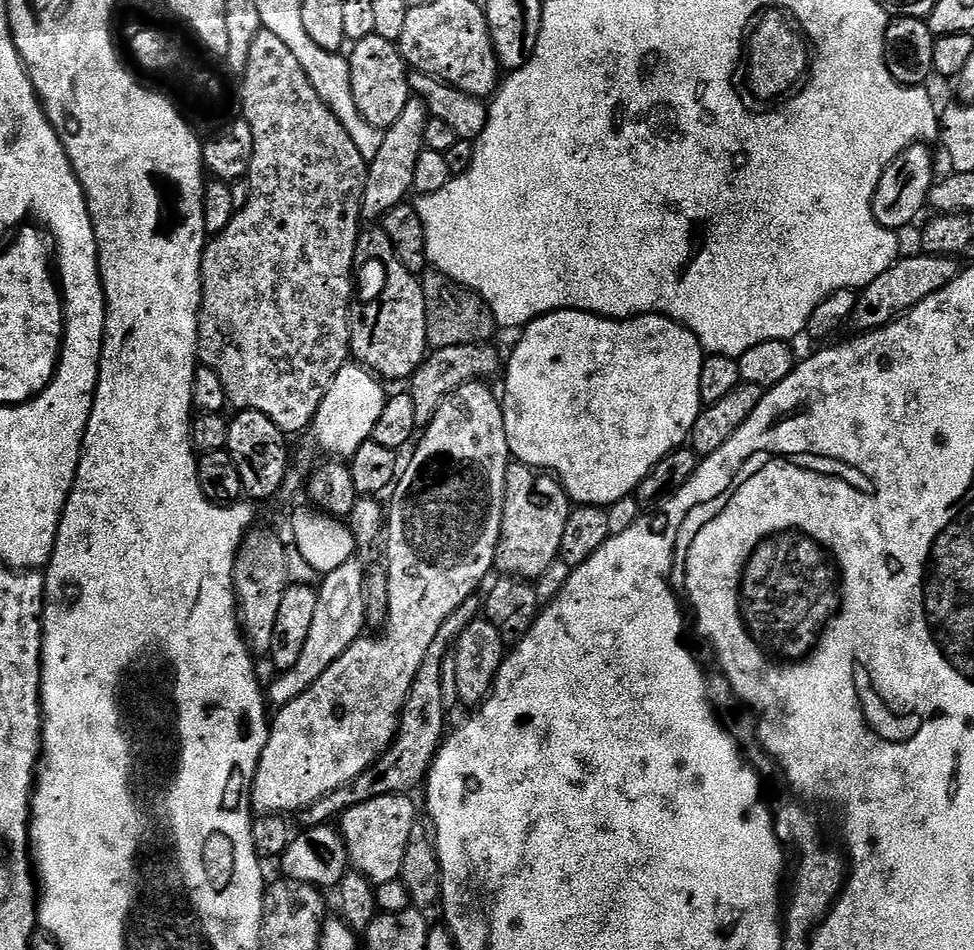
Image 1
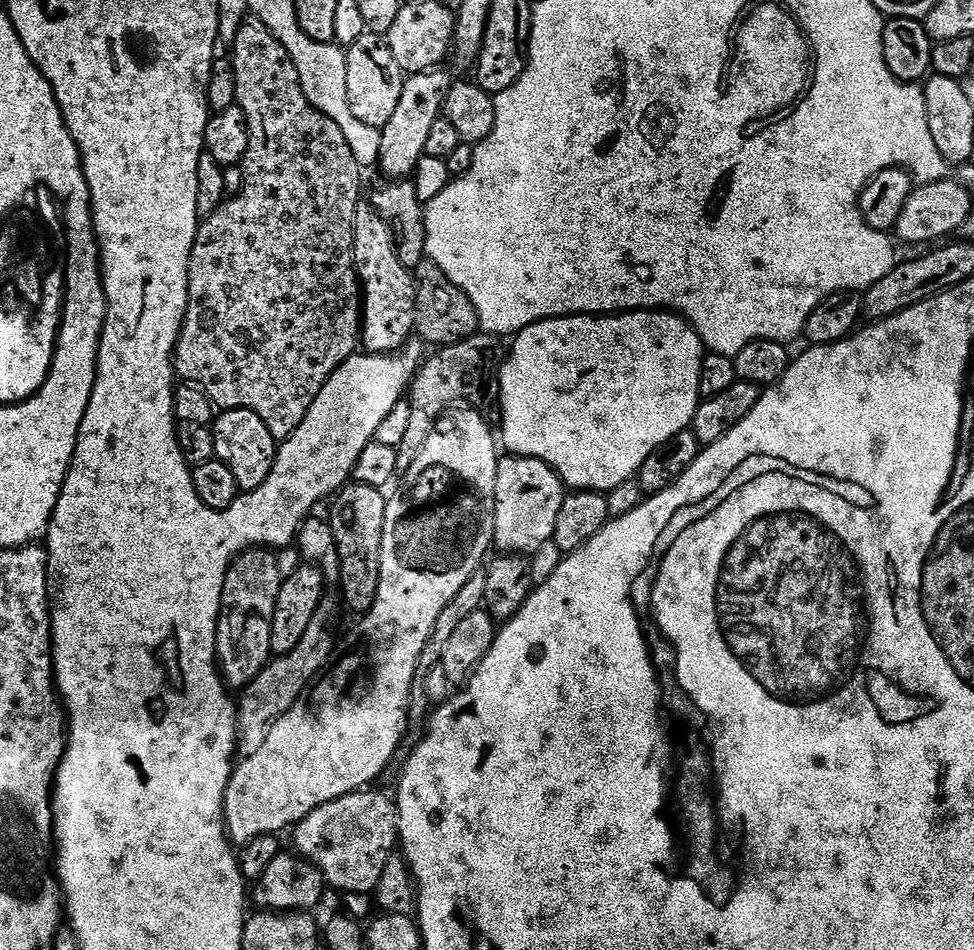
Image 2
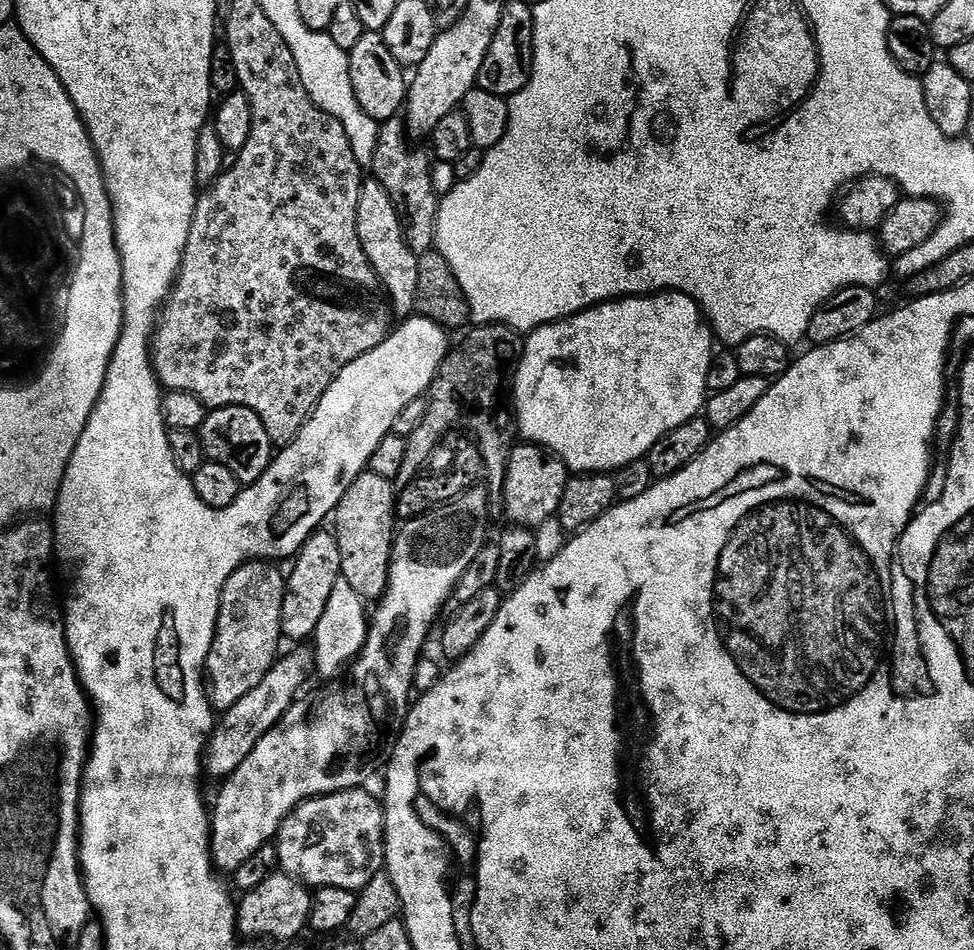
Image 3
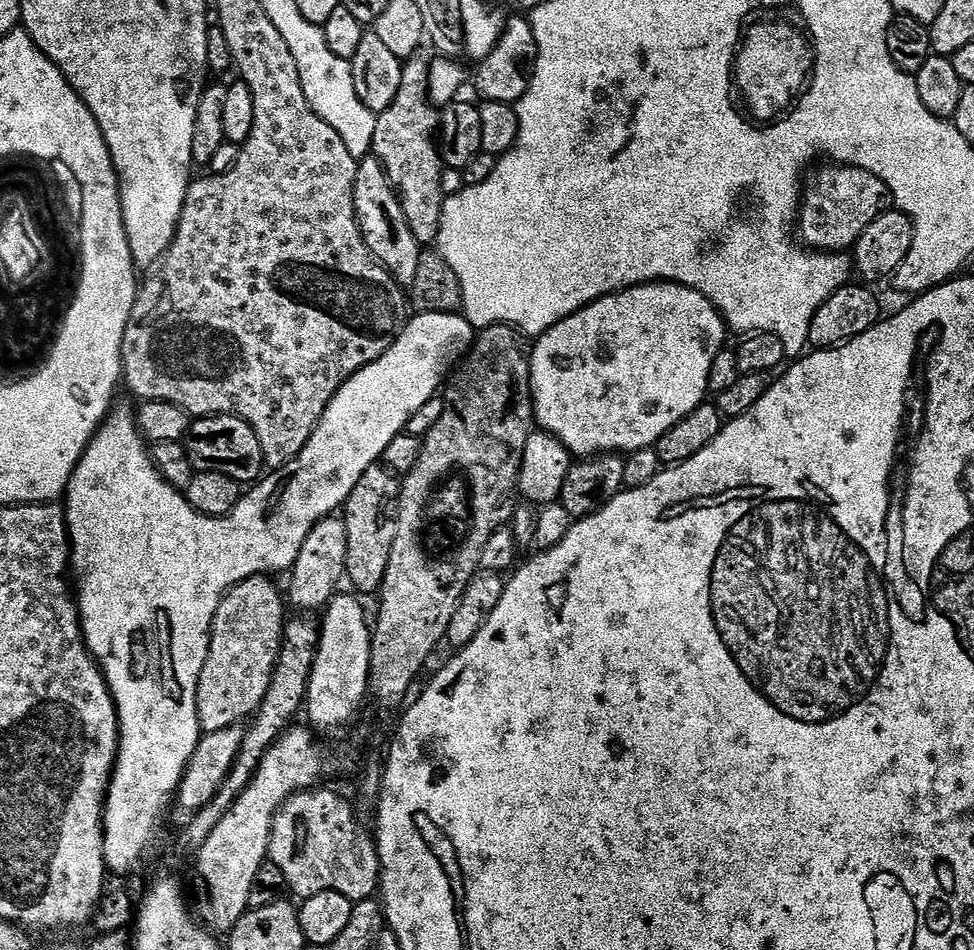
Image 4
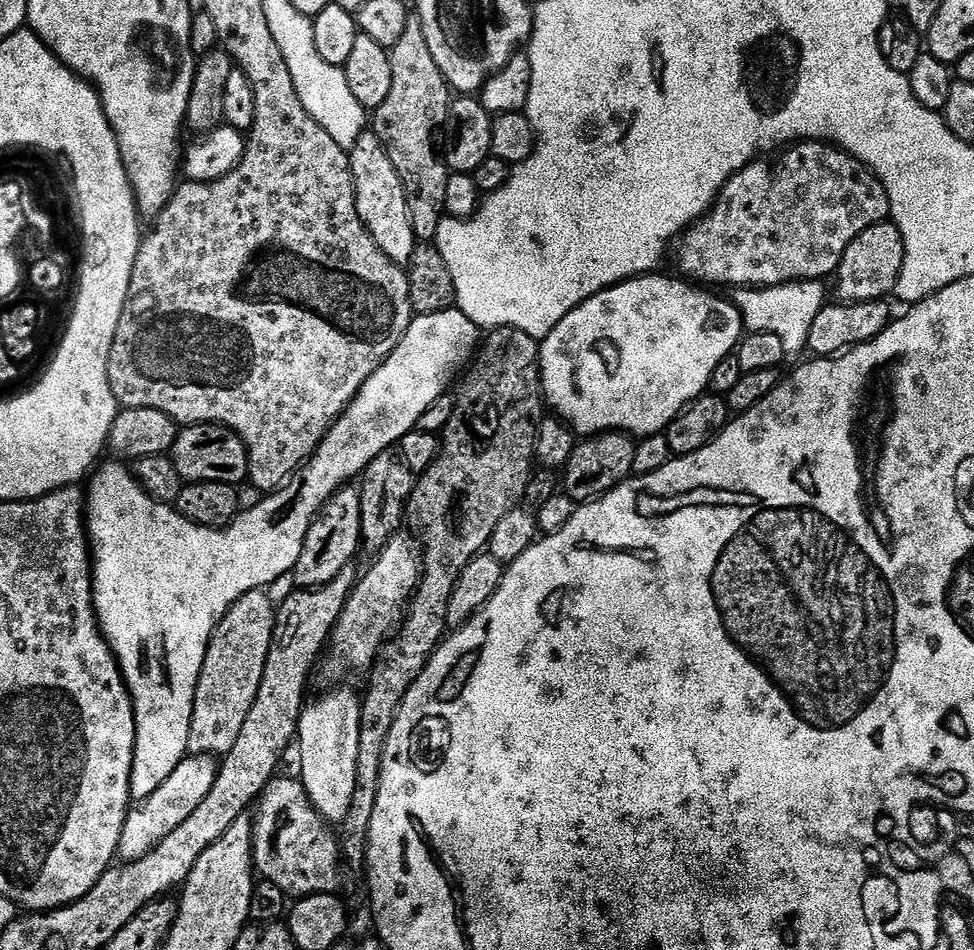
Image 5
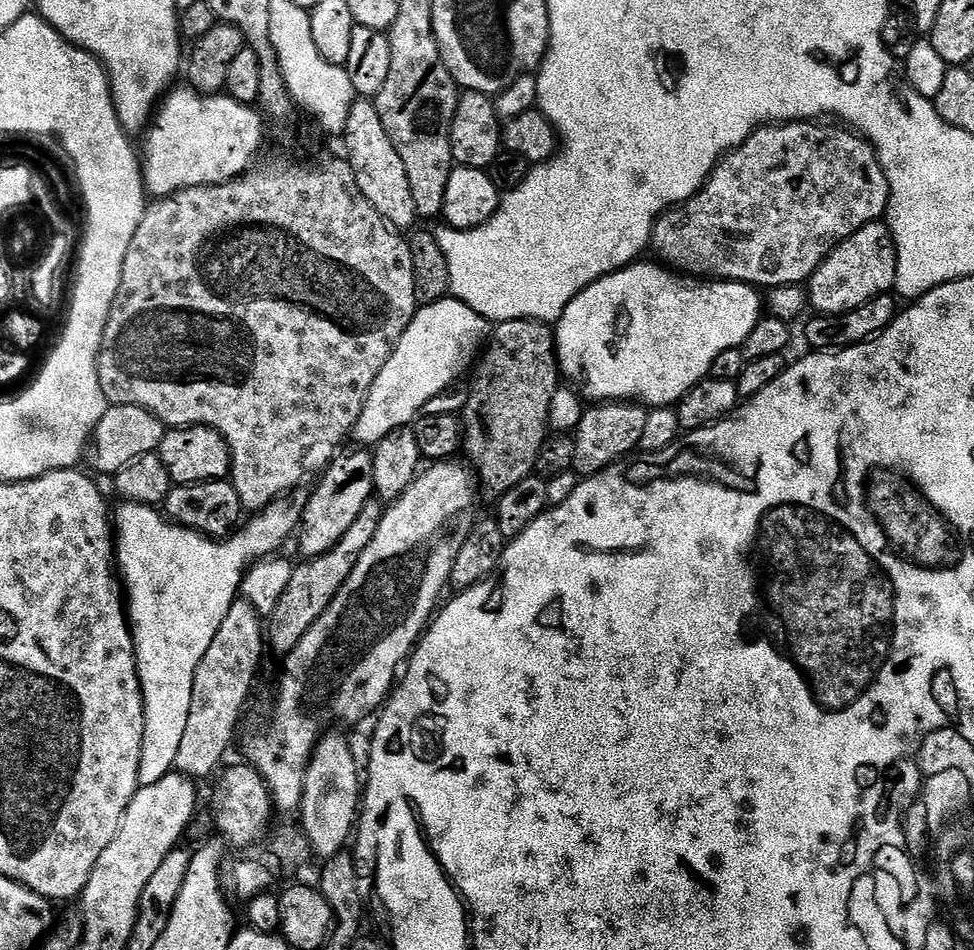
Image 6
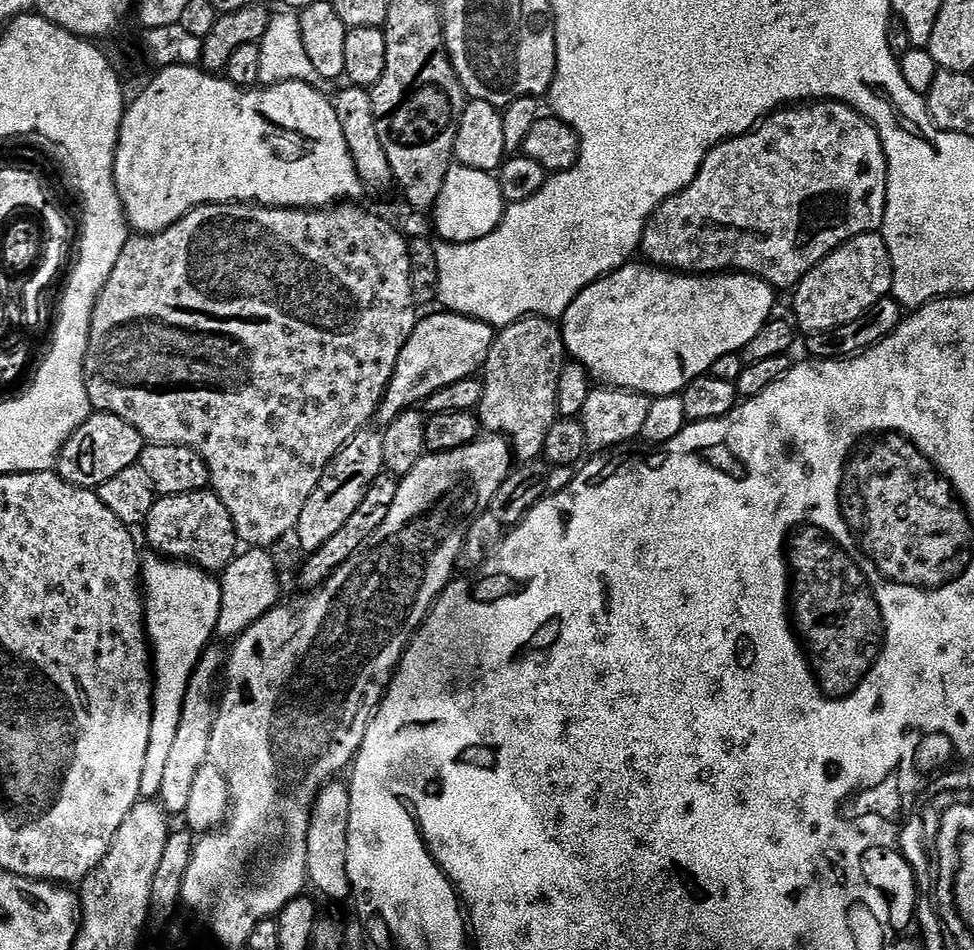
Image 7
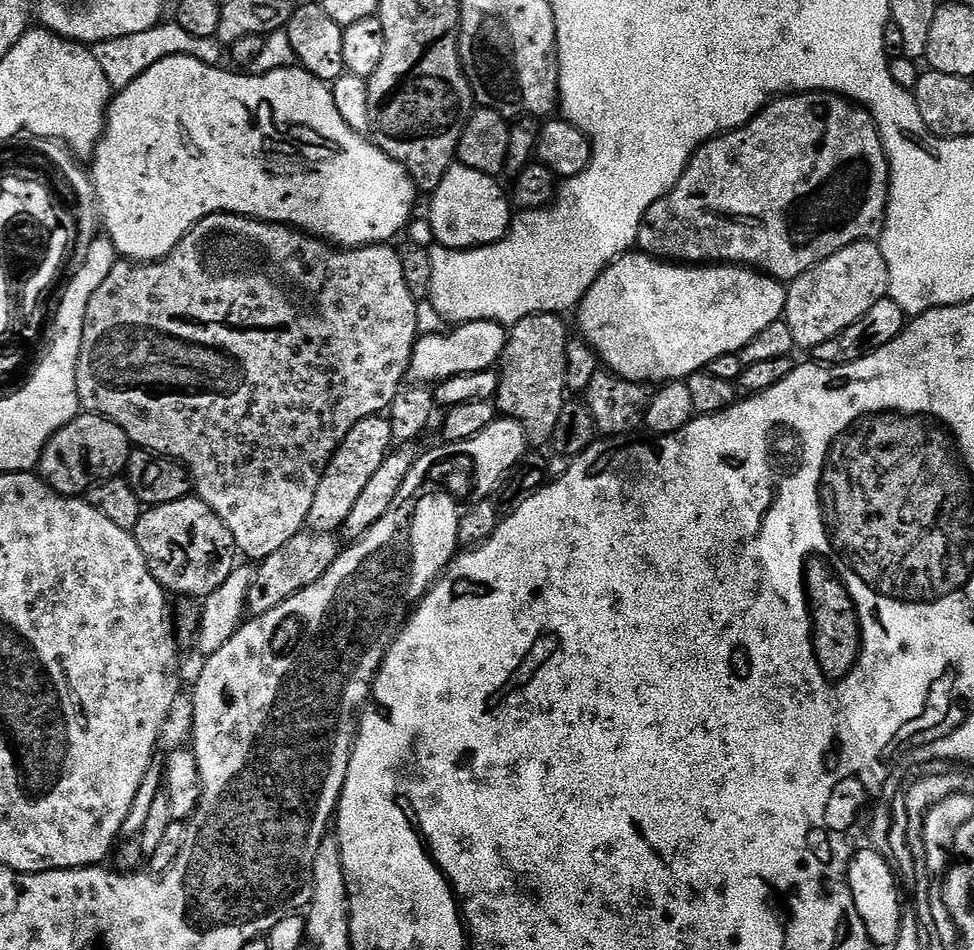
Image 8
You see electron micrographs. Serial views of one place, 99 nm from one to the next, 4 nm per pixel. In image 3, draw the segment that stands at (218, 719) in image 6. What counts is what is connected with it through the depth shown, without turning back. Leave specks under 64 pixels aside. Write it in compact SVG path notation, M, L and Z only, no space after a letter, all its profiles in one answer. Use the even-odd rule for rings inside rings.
M250 560L238 570L234 570L234 574L230 574L230 578L220 595L220 609L216 619L216 637L212 643L206 665L208 683L206 695L217 713L227 712L228 708L234 706L236 702L246 698L246 694L250 694L250 690L254 690L260 685L262 678L266 678L266 674L276 663L278 653L281 651L281 649L279 650L280 644L282 645L280 623L282 622L284 585L285 582L279 574L277 565L263 560Z

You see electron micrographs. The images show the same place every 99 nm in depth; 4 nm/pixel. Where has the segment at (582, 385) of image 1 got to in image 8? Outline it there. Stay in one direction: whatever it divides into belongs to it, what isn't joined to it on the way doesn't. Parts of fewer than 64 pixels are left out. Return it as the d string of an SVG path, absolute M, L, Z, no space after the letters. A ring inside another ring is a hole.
M633 250L614 261L598 277L594 286L590 286L590 290L578 305L578 313L580 312L580 328L584 331L581 332L583 339L595 348L596 355L611 371L624 380L636 380L640 384L660 386L673 380L687 381L688 377L693 376L695 372L707 369L708 364L714 362L714 358L731 352L739 353L740 349L746 346L746 342L754 338L754 334L759 334L764 327L770 326L770 322L783 317L787 297L788 293L781 281L775 280L773 276L765 276L763 272L755 271L747 266L685 266L679 262L658 260L655 256Z

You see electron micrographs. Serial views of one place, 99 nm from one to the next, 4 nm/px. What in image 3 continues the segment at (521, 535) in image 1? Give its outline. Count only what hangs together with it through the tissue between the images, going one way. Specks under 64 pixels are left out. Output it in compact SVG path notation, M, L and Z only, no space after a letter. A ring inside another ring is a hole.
M527 442L513 447L512 453L508 456L508 469L504 475L504 512L509 516L513 525L521 528L530 528L535 530L542 522L553 519L558 510L558 502L562 502L562 490L566 490L570 473L566 465L557 456L553 456L546 448L541 448L539 444L530 444Z

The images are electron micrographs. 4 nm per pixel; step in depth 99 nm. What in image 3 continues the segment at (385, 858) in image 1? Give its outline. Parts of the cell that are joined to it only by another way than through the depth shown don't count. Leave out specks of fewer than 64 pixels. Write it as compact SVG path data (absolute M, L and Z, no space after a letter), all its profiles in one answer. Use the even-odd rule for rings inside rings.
M361 786L359 788L351 788L345 792L335 792L329 796L315 796L312 800L306 800L303 804L296 807L296 809L282 822L280 831L274 841L274 847L276 847L277 852L275 855L278 857L279 867L287 872L289 876L294 876L297 880L307 884L309 889L312 890L317 888L341 888L347 892L359 893L374 877L381 875L386 868L386 861L384 858L384 842L386 839L386 833L384 831L385 807L379 799L375 800L366 789L367 787Z

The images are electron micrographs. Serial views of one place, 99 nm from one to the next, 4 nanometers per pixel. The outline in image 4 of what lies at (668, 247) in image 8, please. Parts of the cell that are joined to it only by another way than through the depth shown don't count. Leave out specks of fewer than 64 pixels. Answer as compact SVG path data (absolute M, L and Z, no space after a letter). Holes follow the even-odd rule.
M829 163L827 167L818 169L812 177L809 175L803 185L798 236L809 249L843 253L855 245L862 230L866 230L874 218L889 211L890 197L886 182L882 182L882 178L874 178L874 174L866 170L852 168L848 164Z

